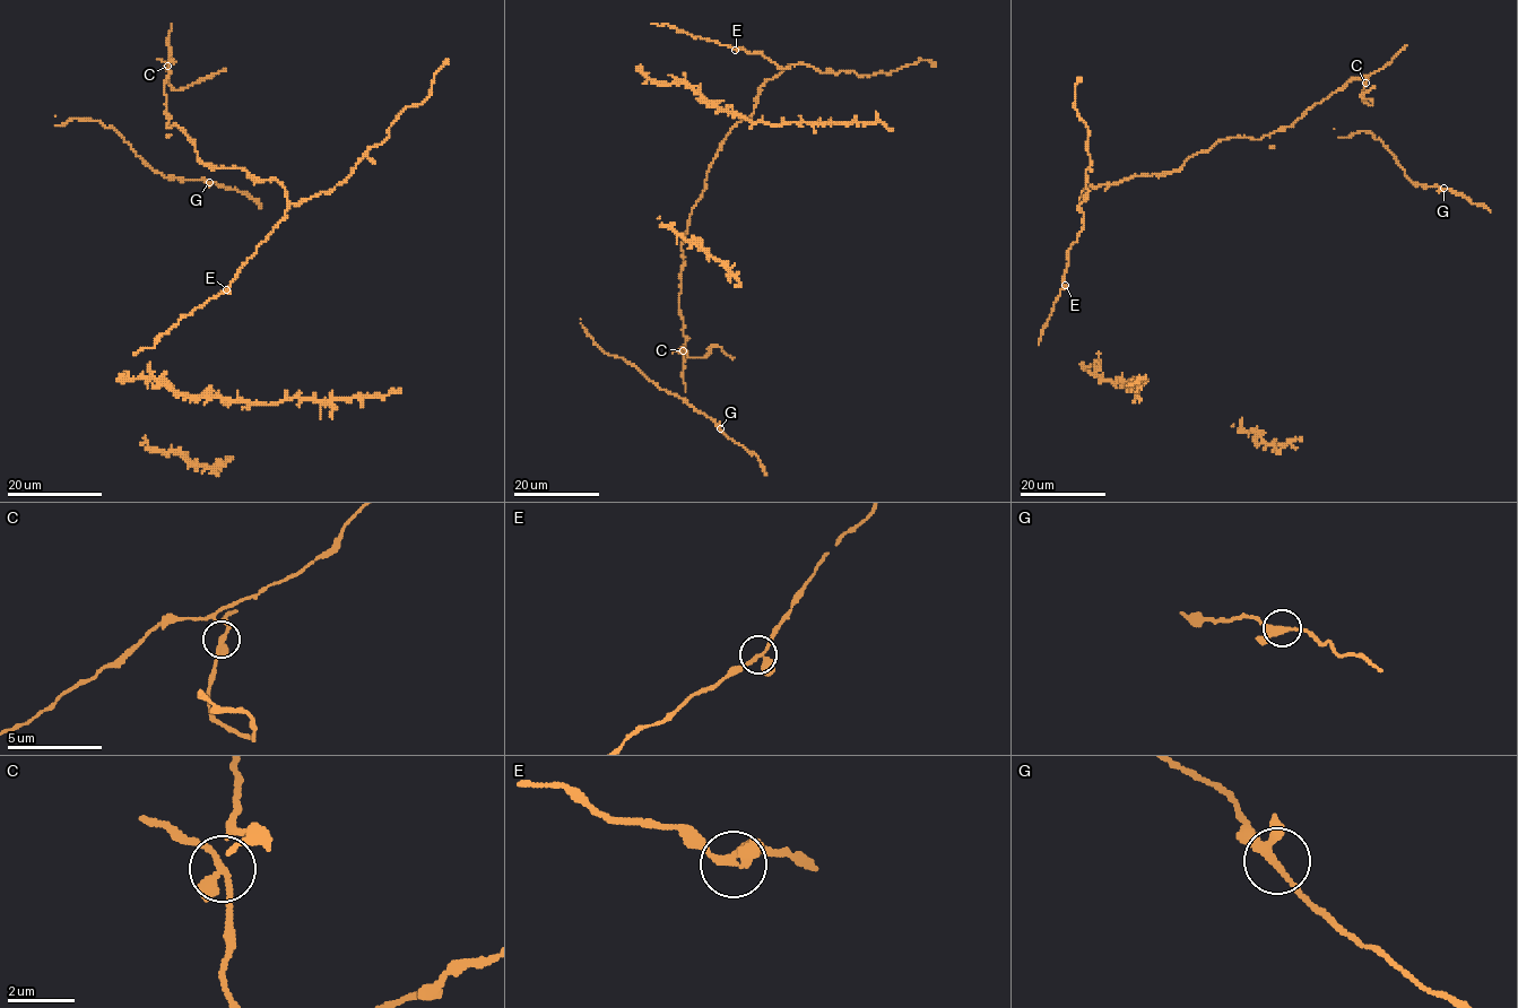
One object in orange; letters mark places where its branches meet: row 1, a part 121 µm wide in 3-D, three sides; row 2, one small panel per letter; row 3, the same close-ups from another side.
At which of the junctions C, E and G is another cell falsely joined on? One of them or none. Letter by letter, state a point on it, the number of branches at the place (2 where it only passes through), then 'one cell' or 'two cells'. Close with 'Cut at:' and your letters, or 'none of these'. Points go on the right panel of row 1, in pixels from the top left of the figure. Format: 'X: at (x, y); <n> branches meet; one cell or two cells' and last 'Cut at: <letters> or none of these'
C: at (1365, 83); 3 branches meet; two cells
E: at (1065, 285); 3 branches meet; one cell
G: at (1443, 188); 3 branches meet; one cell
Cut at: C

